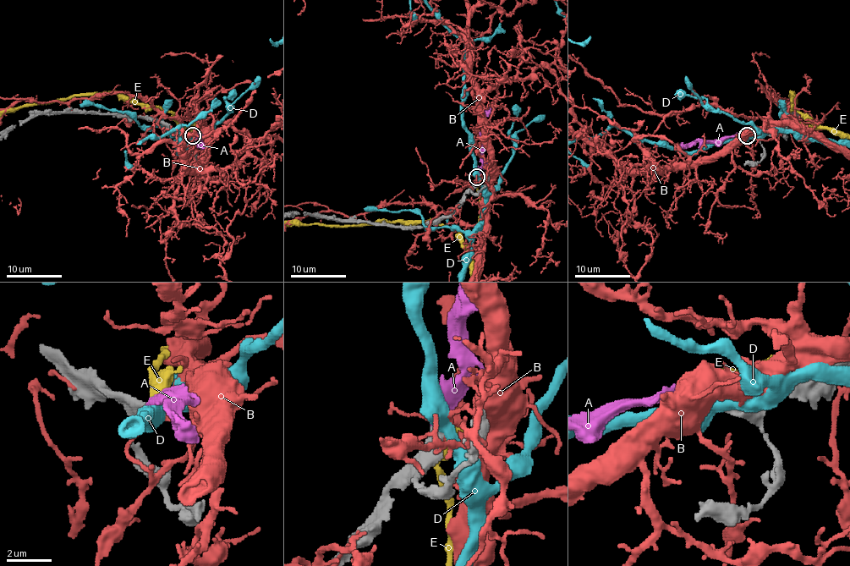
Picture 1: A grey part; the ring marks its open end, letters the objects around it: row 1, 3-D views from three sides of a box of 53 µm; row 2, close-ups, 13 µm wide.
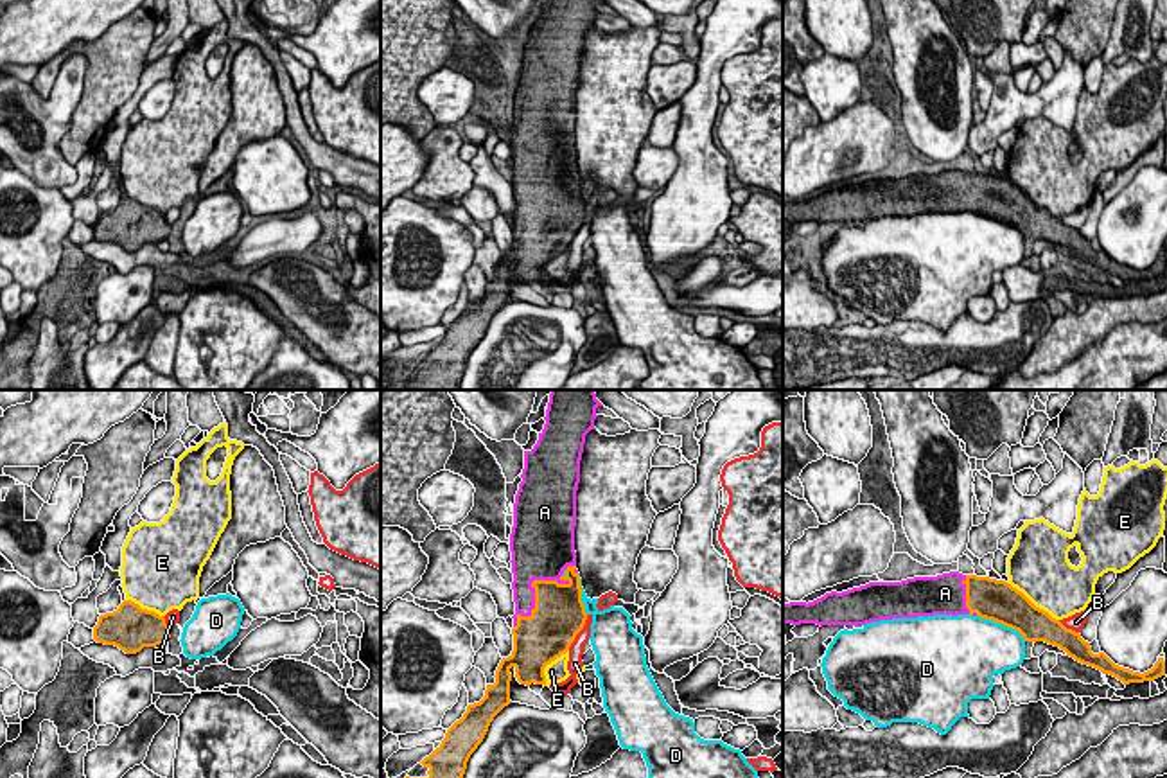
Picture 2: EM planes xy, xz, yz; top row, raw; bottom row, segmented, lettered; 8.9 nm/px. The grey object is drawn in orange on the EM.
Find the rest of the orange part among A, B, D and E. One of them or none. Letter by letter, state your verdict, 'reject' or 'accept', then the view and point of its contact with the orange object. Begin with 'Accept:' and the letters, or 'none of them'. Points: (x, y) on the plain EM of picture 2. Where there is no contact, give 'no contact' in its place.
Accept: A
A: accept; contact xz (535, 189)
B: reject; contact xz (579, 229)
D: reject; contact yz (1002, 221)
E: reject; contact yz (1031, 200)

